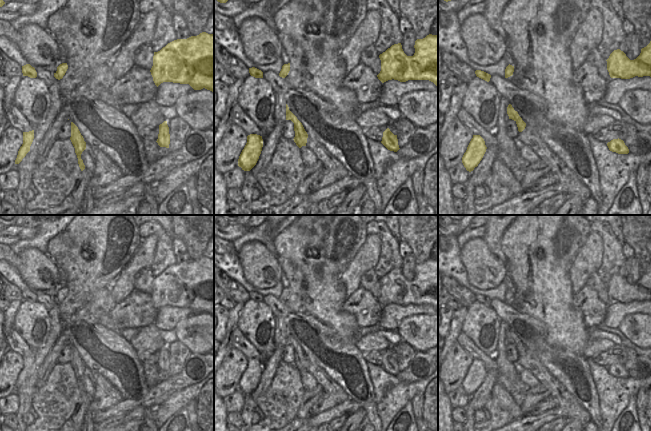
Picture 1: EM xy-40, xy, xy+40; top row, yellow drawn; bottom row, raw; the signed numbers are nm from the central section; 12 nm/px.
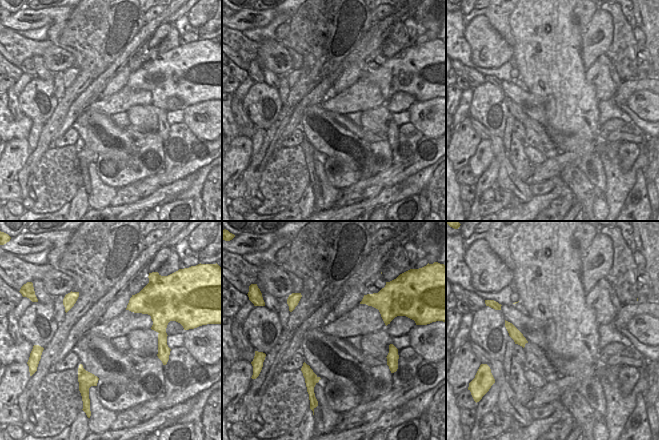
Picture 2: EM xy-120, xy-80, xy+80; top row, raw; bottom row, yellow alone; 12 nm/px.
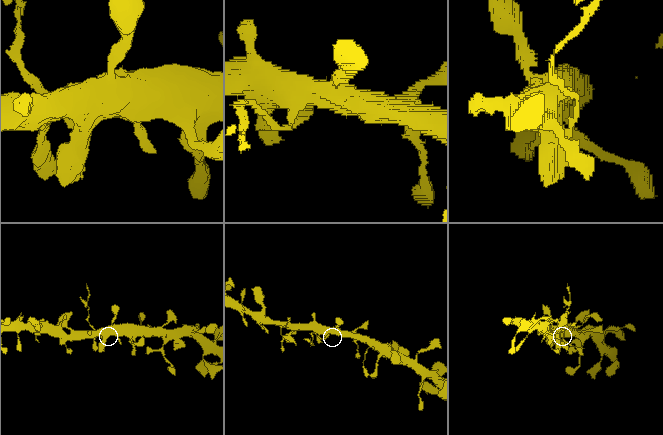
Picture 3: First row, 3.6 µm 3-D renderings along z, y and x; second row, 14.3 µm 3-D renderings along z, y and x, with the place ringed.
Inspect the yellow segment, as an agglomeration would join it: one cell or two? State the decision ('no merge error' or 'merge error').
merge error

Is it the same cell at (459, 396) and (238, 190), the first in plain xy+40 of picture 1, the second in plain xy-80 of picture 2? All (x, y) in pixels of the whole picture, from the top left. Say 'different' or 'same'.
same

